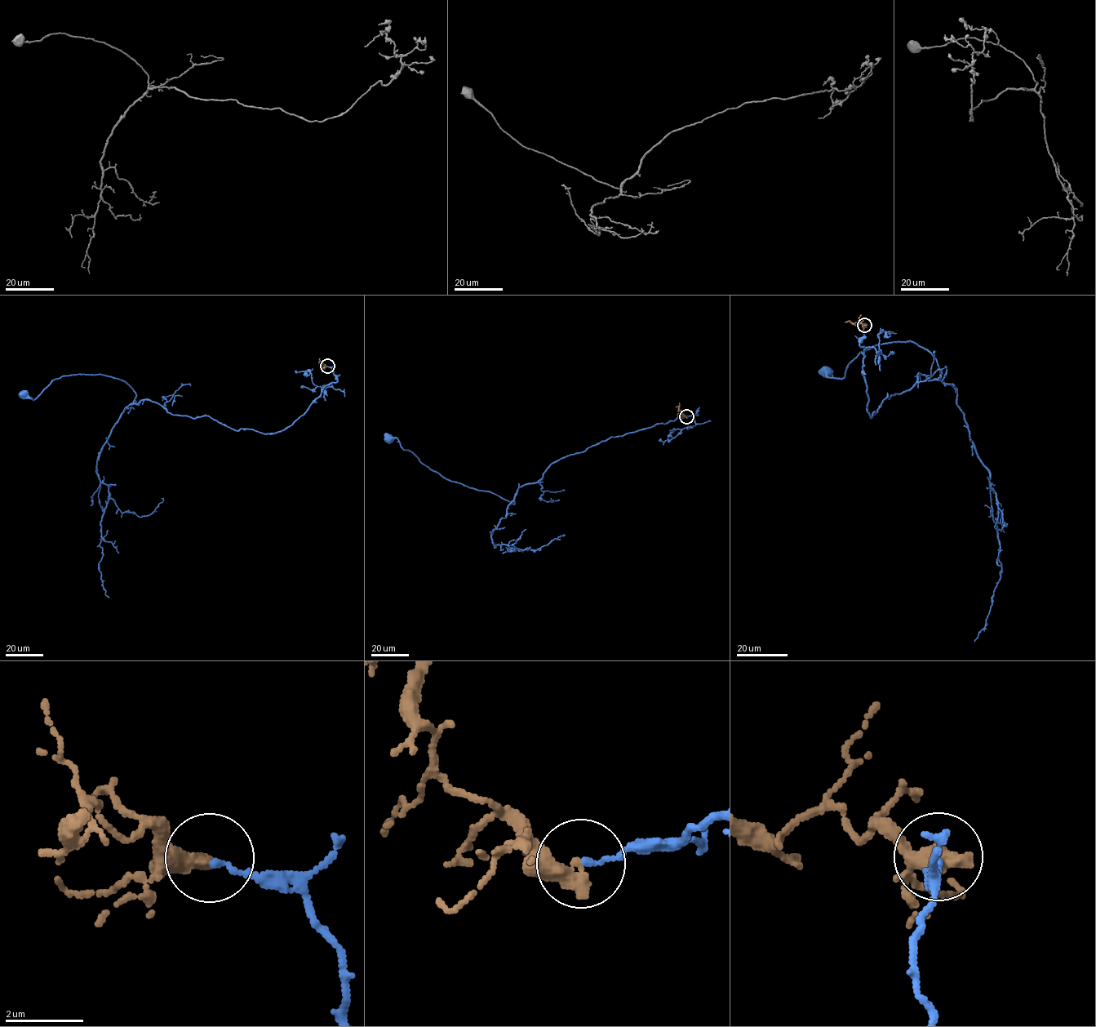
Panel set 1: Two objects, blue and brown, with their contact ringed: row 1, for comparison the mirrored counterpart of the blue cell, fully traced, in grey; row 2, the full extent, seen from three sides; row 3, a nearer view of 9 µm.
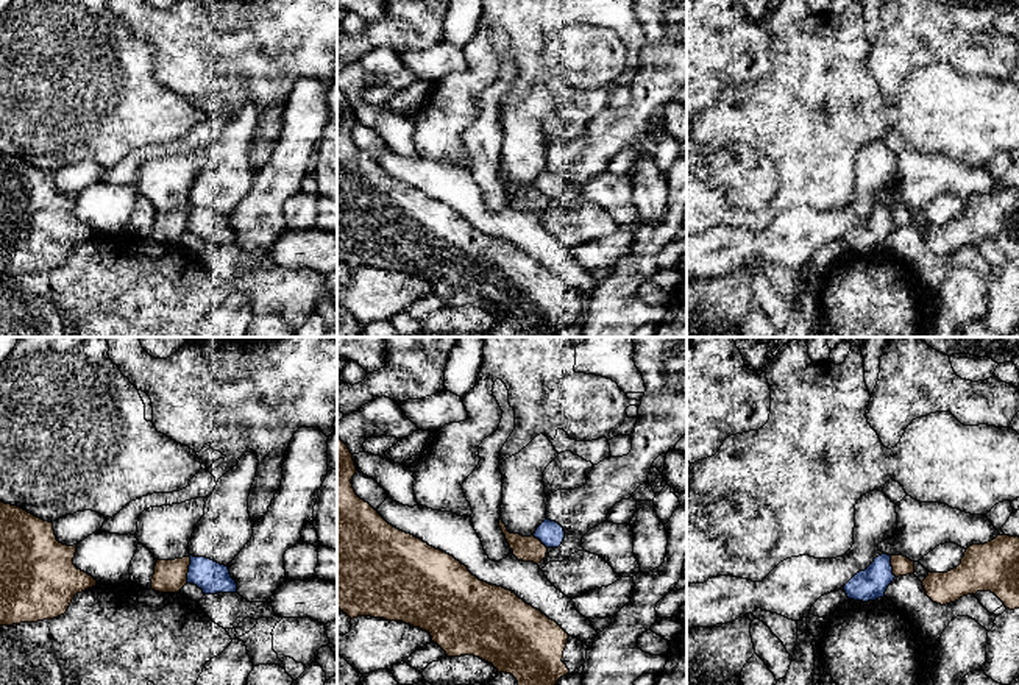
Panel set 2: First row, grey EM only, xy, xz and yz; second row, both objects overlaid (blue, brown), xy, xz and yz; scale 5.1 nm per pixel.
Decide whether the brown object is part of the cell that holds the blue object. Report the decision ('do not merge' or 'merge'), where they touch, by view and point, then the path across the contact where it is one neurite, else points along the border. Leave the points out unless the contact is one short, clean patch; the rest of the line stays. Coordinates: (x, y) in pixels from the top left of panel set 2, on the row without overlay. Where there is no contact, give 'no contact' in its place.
do not merge; meets blue in xy at (189, 220)

